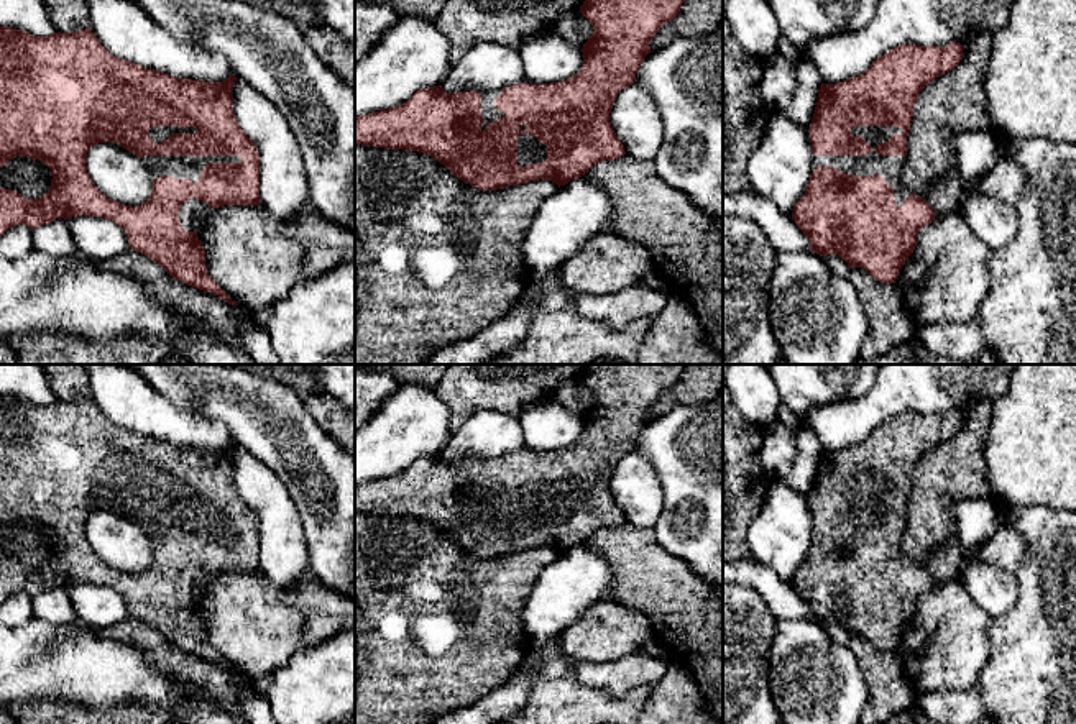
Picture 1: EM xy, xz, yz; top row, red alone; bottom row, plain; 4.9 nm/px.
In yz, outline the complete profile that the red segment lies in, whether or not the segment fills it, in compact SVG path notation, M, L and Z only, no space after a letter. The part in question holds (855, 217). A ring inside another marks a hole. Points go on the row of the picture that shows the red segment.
M900 44L877 57L859 77L821 84L808 128L812 176L792 220L810 240L812 253L838 254L849 268L866 269L876 281L895 282L917 246L917 233L936 217L925 199L902 182L907 136L923 87L953 71L964 46Z

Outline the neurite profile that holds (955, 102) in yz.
M981 33L964 46L959 64L927 84L920 92L910 130L907 136L907 156L904 163L902 182L915 195L925 197L930 184L945 179L958 166L958 154L951 136L961 131L994 131L1005 140L994 126L987 108L984 74L989 66L992 33Z

